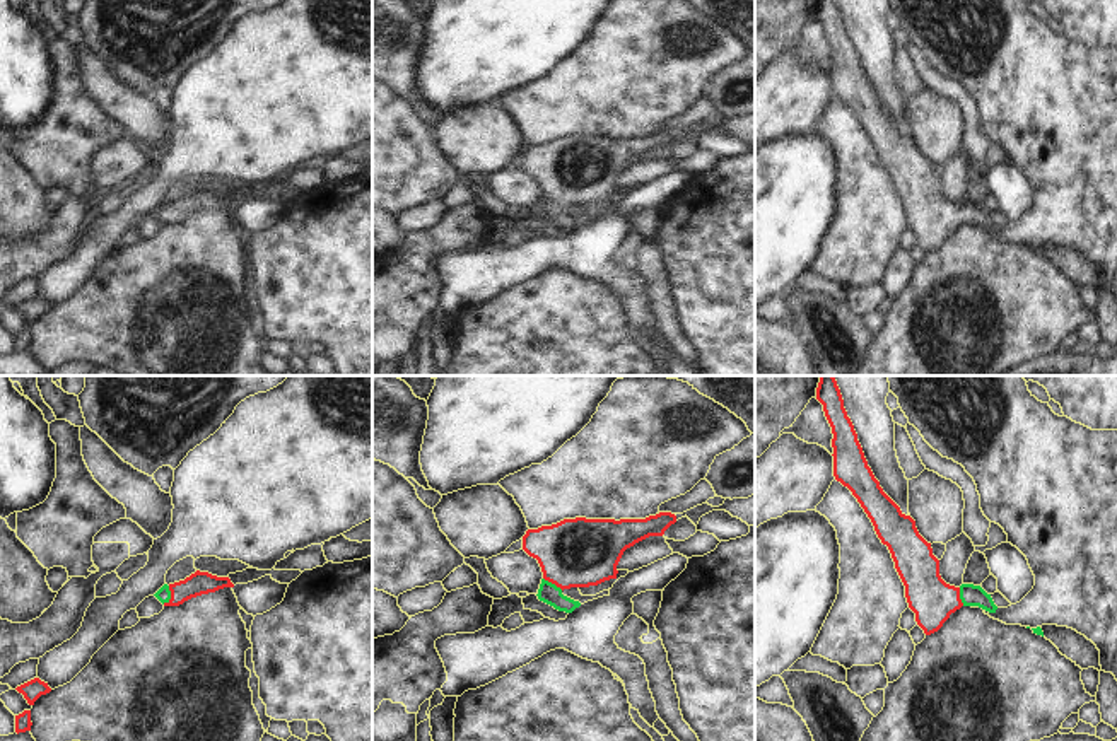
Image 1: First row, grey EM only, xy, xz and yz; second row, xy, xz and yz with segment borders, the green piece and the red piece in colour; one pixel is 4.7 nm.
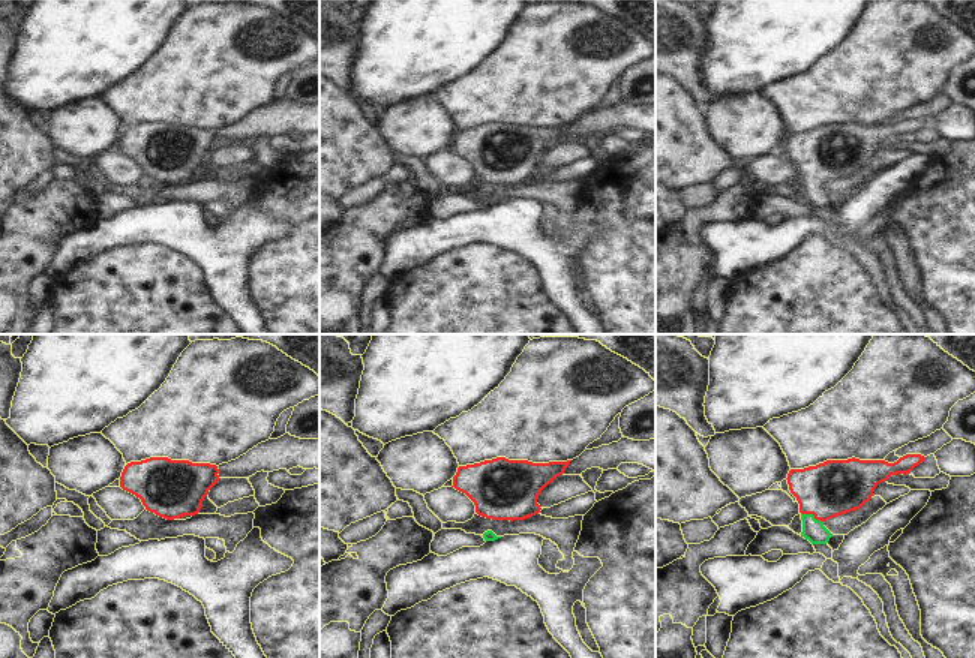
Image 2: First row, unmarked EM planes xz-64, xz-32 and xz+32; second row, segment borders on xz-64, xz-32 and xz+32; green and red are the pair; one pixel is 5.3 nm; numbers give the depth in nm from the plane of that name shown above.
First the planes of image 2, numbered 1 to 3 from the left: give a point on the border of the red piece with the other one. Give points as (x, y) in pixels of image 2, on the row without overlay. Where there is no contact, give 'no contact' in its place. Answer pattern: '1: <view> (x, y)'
1: no contact
2: no contact
3: xz+32 (812, 179)

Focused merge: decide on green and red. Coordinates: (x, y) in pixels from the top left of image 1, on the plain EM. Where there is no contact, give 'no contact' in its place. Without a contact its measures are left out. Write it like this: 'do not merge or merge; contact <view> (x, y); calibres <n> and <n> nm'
merge; contact xy (169, 214); calibres 70 and 110 nm

